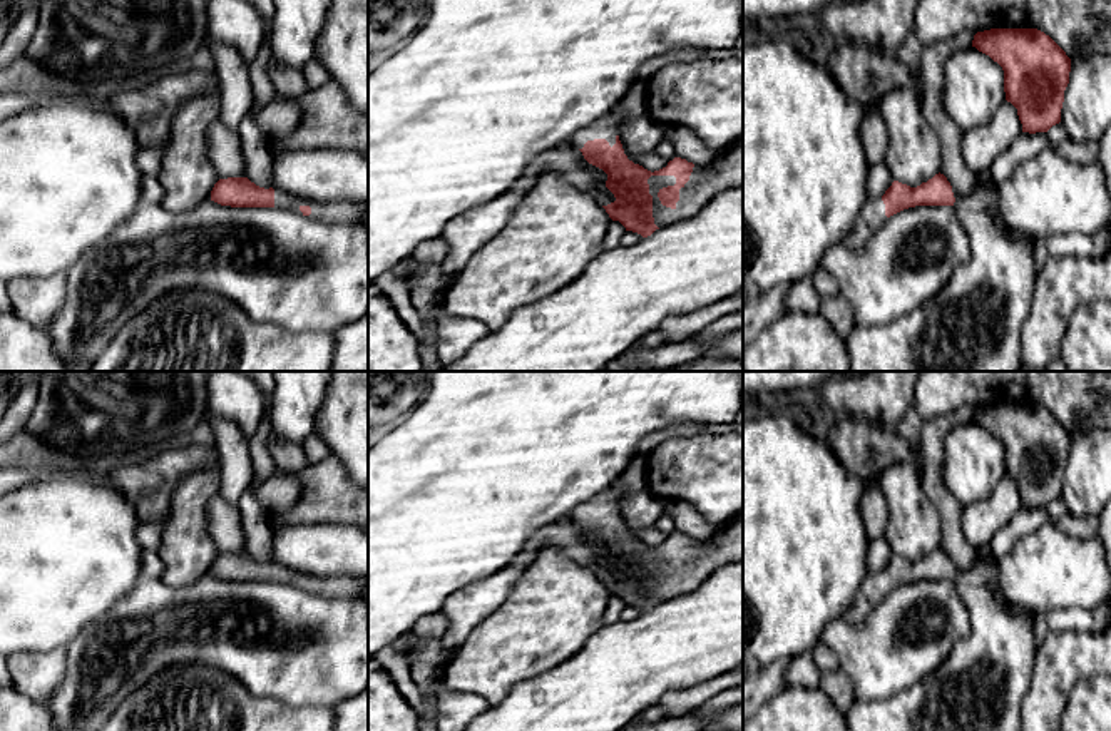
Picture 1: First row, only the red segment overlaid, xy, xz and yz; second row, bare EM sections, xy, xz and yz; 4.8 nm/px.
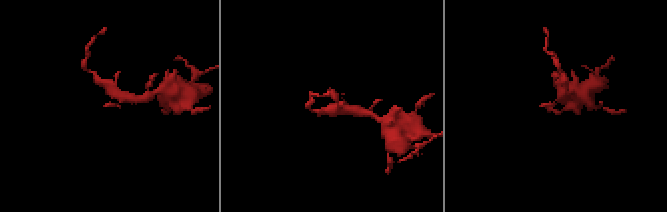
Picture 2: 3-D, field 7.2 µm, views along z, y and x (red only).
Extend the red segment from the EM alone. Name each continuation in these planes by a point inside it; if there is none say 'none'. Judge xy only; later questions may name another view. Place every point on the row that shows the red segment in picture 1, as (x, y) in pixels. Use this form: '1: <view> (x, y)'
1: xy (345, 211)

